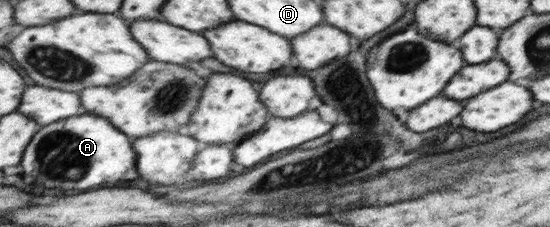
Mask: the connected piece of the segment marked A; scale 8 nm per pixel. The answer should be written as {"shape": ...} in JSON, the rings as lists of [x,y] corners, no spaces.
{"shape":[[[97,115],[73,116],[43,127],[33,139],[21,167],[25,173],[37,177],[45,187],[53,189],[91,189],[105,187],[107,183],[121,181],[129,169],[137,165],[137,151],[134,139],[129,139],[120,128],[115,127],[108,118]]]}

